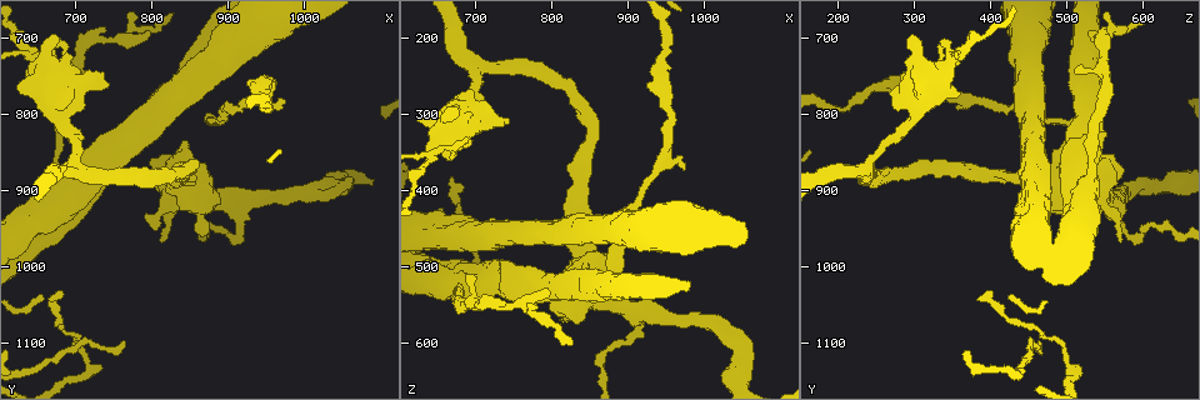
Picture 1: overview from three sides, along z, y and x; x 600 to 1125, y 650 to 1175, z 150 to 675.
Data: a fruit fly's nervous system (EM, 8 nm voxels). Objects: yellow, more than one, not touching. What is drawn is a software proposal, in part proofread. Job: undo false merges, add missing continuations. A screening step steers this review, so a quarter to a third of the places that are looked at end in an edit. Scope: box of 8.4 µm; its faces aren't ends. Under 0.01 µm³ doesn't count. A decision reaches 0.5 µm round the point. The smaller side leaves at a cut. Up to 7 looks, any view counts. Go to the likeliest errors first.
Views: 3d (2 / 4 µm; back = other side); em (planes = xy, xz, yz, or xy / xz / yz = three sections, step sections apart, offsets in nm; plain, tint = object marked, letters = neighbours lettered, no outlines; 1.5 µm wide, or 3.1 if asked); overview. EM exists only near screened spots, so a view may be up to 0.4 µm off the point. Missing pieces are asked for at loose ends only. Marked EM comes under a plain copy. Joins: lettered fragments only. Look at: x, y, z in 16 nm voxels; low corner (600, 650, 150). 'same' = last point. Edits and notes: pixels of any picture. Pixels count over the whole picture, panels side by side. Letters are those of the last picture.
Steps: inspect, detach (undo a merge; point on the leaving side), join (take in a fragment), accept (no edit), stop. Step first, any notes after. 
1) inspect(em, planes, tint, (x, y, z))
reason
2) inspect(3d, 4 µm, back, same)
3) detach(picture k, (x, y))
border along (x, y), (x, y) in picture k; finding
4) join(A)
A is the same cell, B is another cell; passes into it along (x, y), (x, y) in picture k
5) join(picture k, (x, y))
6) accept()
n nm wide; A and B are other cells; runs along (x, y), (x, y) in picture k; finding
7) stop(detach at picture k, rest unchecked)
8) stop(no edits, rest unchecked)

inspect(3d, 4 µm, (635, 720, 360))
closes a loop

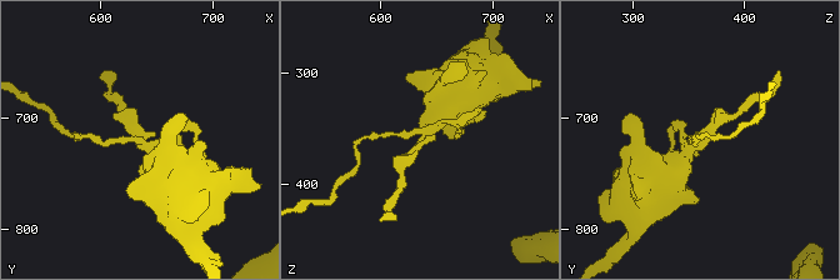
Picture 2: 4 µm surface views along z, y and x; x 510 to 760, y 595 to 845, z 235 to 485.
inspect(em, planes, tint, (636, 718, 358))

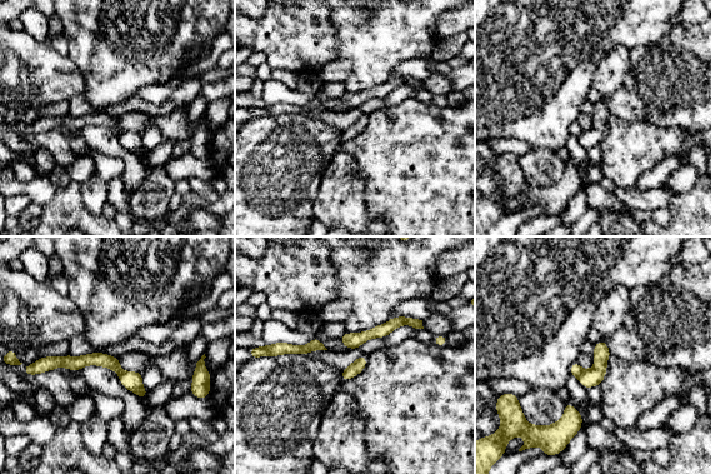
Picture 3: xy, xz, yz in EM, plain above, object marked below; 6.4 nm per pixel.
inspect(em, planes, letters, same)
see the neighbours

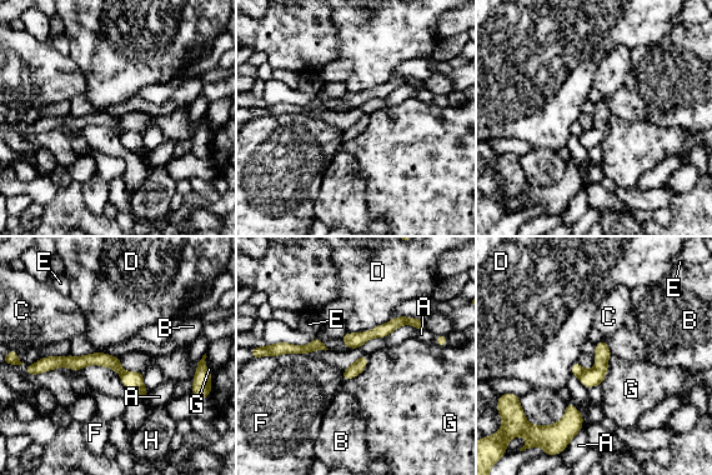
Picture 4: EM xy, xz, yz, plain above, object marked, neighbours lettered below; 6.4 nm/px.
detach(picture 4, (576, 369))
A, B, C, D, E, F, G and H are other cells; border along (583, 370), (578, 376) in picture 4; a second neuron is stuck on

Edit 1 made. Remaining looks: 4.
inspect(em, planes, letters, (945, 790, 205))
calibre changes

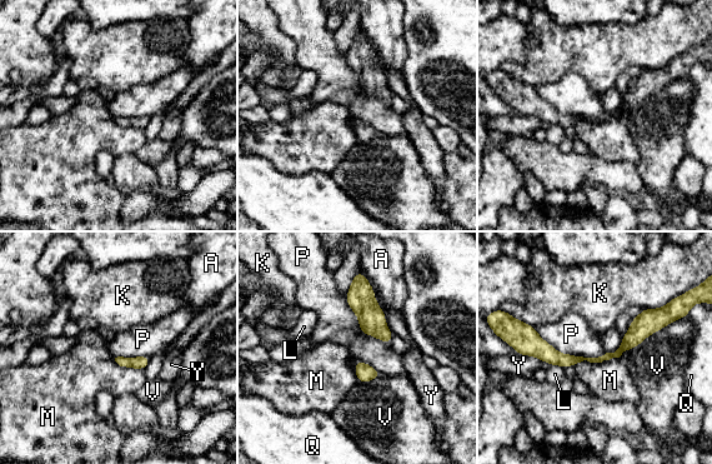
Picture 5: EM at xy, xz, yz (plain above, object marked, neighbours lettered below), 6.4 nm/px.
accept()
60 nm wide; A, K, L, M, P, Q, V and Y are other cells; runs along (665, 320), (601, 359), (553, 358), (526, 329) in picture 5; all the same neuron

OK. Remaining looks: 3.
stop(detach at picture 4, rest unchecked)

